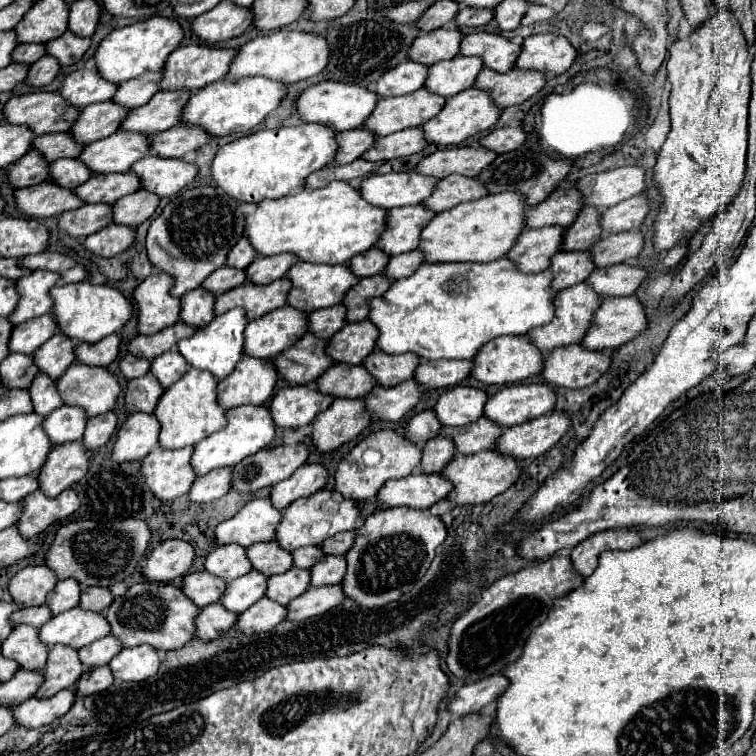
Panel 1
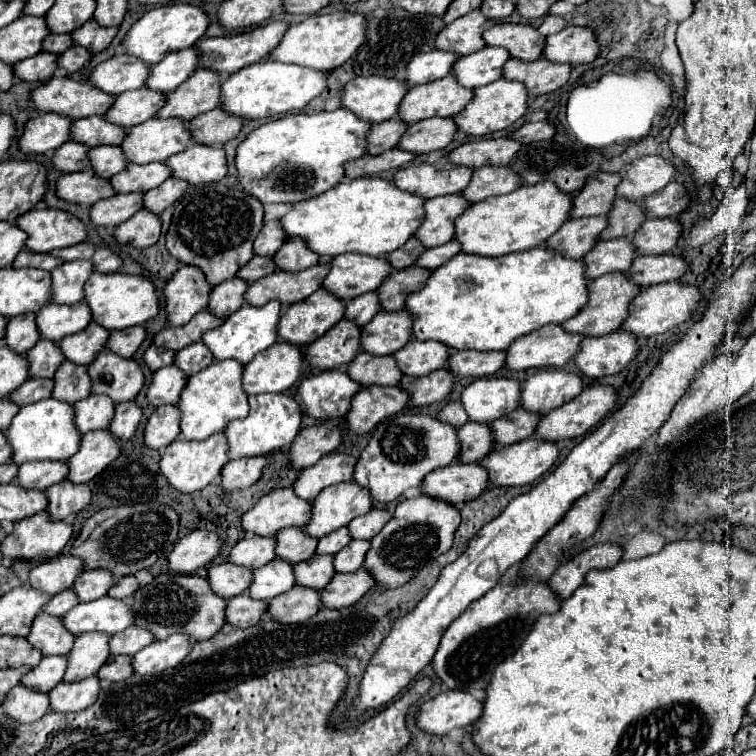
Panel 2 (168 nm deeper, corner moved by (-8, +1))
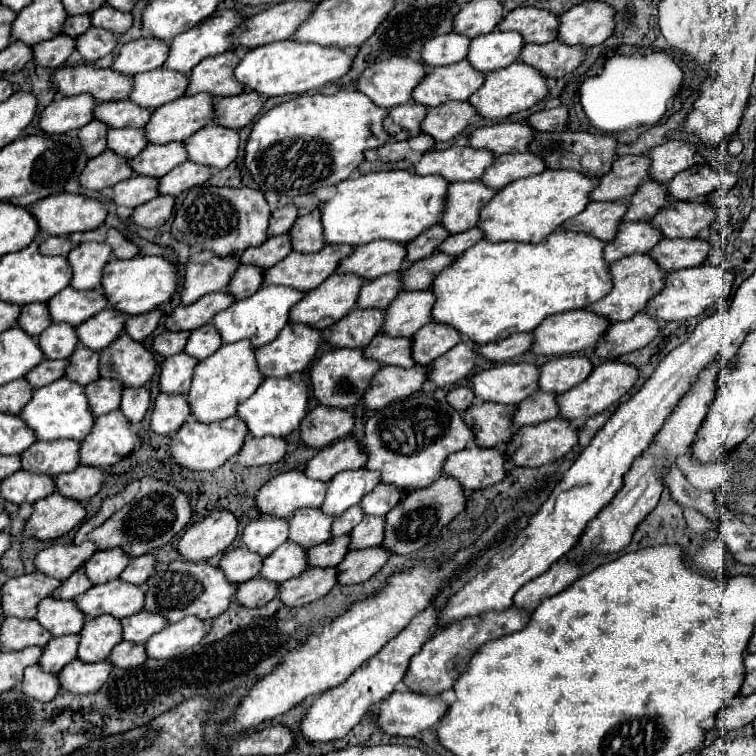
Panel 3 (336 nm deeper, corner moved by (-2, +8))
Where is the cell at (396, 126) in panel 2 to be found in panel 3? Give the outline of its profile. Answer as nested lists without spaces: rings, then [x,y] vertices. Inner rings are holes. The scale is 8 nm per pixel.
[[[408,102],[396,108],[388,110],[388,116],[384,118],[384,130],[388,134],[388,140],[408,140],[420,132],[420,122],[426,114],[426,106]]]

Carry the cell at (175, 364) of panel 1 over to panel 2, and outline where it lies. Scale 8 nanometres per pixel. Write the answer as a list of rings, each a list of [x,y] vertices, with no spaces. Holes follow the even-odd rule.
[[[202,341],[188,345],[186,349],[180,349],[176,353],[176,365],[186,373],[198,373],[202,369],[206,369],[210,363],[214,361],[214,355],[210,353],[210,349],[206,349],[206,345],[202,345]]]

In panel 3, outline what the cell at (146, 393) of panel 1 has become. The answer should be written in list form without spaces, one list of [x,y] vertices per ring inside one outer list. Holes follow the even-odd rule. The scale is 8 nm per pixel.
[[[180,352],[176,356],[170,356],[160,366],[160,380],[158,388],[160,392],[168,394],[188,394],[190,382],[192,382],[192,370],[198,360],[192,356]]]

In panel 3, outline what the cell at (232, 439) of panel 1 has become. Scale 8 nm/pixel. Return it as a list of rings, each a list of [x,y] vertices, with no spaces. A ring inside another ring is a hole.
[[[266,378],[256,392],[238,406],[238,416],[248,426],[248,436],[276,436],[286,438],[292,430],[298,428],[300,420],[308,410],[308,388],[300,380],[292,378]]]

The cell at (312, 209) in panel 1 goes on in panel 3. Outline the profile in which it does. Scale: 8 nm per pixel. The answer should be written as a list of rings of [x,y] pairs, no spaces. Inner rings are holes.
[[[382,170],[342,180],[336,184],[336,194],[320,204],[324,242],[358,246],[372,240],[390,240],[408,244],[420,230],[438,222],[446,188],[448,182],[440,176],[418,176],[406,170]],[[390,234],[398,238],[390,238]]]

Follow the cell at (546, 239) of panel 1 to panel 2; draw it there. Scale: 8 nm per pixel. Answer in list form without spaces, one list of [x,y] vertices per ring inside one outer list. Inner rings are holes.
[[[596,215],[596,217],[580,217],[580,219],[568,219],[548,241],[546,247],[556,249],[558,253],[564,253],[572,259],[582,259],[600,239],[600,233],[606,229],[608,217]]]

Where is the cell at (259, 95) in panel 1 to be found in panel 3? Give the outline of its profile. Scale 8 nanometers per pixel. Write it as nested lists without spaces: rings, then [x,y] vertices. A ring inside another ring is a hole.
[[[280,40],[274,44],[258,46],[248,50],[238,66],[234,68],[234,78],[262,98],[286,96],[286,94],[306,94],[322,88],[326,82],[342,78],[352,66],[352,56],[344,50],[332,50],[316,44],[296,44],[292,40]]]

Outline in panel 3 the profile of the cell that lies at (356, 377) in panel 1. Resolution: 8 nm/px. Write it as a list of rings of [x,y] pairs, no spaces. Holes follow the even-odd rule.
[[[376,334],[364,348],[364,356],[374,358],[380,364],[412,368],[416,362],[410,356],[410,342],[410,338],[390,338],[386,334]]]

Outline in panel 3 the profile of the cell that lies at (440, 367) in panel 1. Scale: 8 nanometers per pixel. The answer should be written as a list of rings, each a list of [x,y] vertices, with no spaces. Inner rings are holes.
[[[512,334],[508,338],[488,342],[488,346],[476,346],[476,354],[484,356],[490,362],[504,362],[524,354],[532,344],[532,334]]]

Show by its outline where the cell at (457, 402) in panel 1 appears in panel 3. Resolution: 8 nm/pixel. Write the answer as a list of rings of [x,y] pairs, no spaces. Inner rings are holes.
[[[500,364],[478,372],[472,378],[476,400],[518,406],[528,394],[536,392],[538,368],[532,364]]]

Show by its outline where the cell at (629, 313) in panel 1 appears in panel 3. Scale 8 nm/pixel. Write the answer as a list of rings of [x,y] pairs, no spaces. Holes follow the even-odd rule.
[[[696,266],[696,268],[684,268],[676,272],[668,272],[664,278],[664,290],[658,292],[654,298],[648,300],[644,312],[650,318],[656,318],[658,322],[672,322],[672,320],[688,320],[694,316],[700,316],[708,306],[712,306],[716,300],[729,299],[734,282],[734,274],[728,270],[722,270],[718,266]]]

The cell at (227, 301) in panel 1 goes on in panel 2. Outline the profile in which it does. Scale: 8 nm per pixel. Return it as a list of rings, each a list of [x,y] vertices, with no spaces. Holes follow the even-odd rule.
[[[320,263],[298,273],[276,271],[252,283],[246,291],[246,301],[256,307],[266,305],[272,299],[278,299],[282,303],[304,301],[322,287],[322,281],[328,273],[330,273],[330,263]]]

